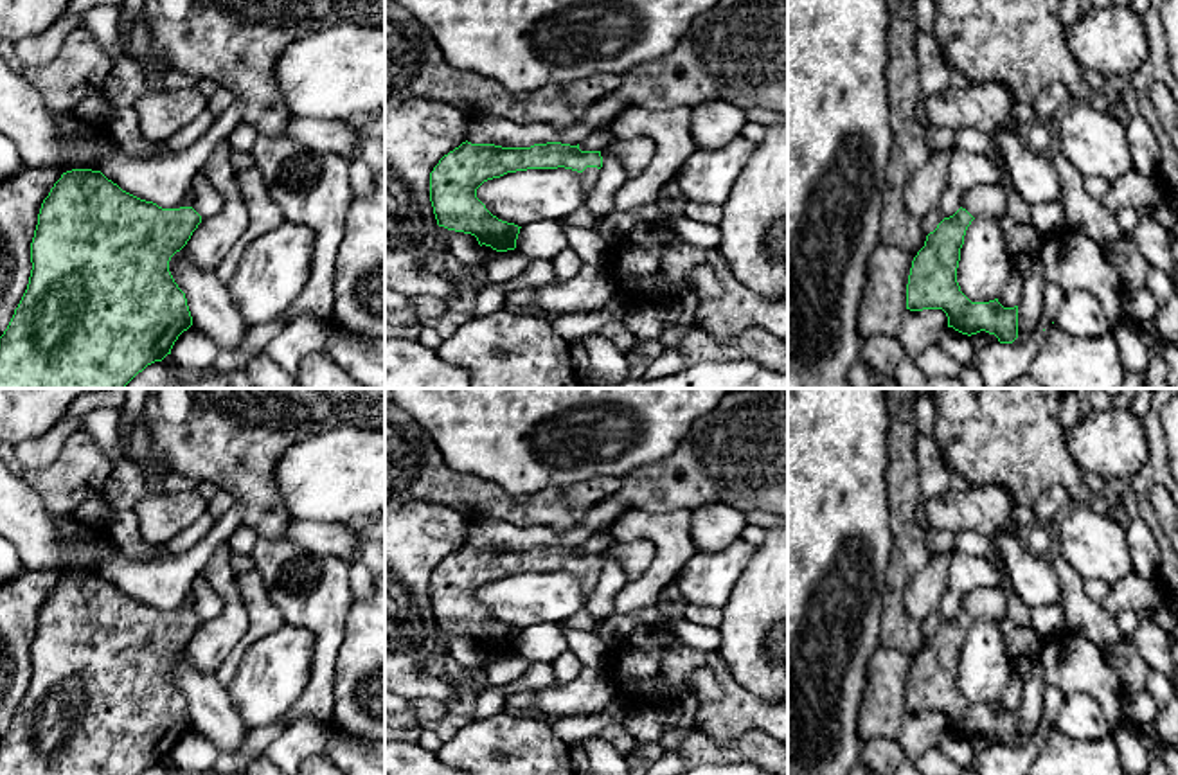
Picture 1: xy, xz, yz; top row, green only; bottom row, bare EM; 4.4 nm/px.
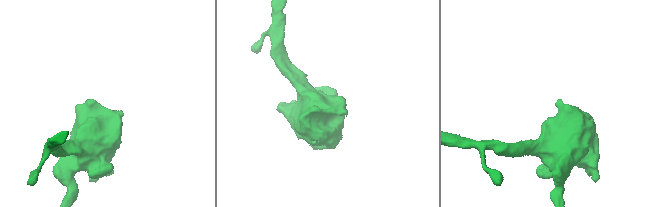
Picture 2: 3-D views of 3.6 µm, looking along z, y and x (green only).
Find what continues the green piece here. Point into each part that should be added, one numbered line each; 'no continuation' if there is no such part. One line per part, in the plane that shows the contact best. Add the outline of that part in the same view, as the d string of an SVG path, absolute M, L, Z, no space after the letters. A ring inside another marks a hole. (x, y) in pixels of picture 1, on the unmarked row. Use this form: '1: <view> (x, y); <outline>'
1: xz (590, 578); M586 570L581 577L583 577L583 592L585 592L585 599L588 599L593 593L593 588L597 586L601 572L597 570Z

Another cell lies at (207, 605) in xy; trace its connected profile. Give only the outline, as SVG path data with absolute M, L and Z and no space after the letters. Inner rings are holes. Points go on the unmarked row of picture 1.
M201 574L196 575L191 593L194 595L192 611L201 622L216 619L225 608L221 595L203 581Z

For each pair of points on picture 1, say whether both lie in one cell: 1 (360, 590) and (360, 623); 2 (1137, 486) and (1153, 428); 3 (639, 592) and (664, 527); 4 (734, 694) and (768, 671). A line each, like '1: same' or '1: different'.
1: different
2: same
3: same
4: different

